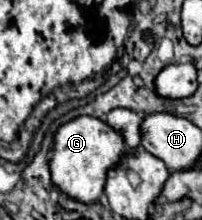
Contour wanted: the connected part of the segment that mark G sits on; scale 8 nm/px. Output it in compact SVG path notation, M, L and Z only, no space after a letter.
M77 116L55 132L55 146L53 146L53 156L49 160L49 170L51 170L51 180L61 192L67 196L79 200L79 202L97 202L99 196L103 194L107 170L119 162L119 158L127 152L127 146L123 138L103 120L93 118L93 116Z

